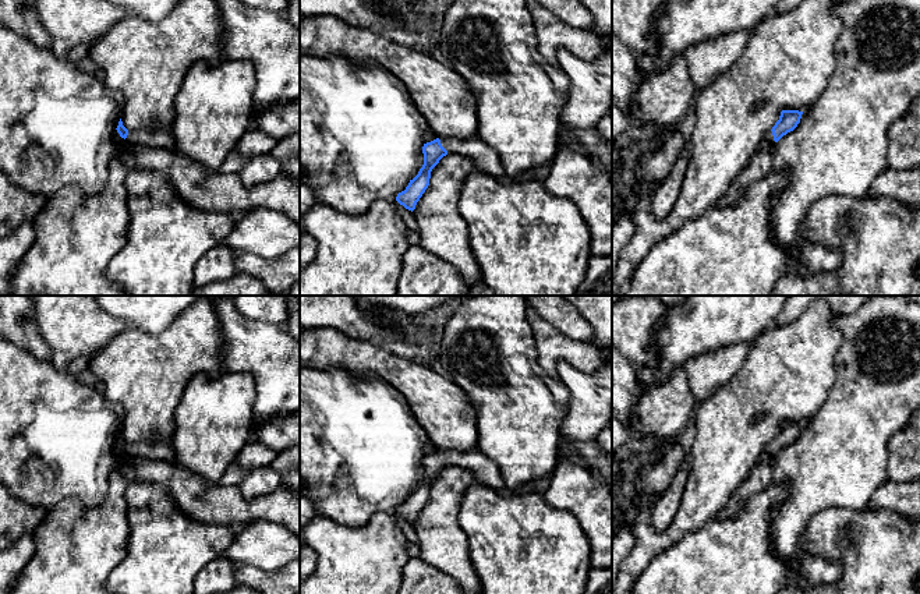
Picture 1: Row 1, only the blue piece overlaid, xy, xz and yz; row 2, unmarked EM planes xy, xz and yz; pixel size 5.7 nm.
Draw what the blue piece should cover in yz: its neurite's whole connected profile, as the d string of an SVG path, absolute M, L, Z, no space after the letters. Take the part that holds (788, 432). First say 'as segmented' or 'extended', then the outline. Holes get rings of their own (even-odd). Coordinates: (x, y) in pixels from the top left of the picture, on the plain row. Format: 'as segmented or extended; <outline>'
extended; M782 422L779 432L775 435L772 442L767 448L767 453L771 459L775 459L776 455L786 448L788 445L793 443L797 436L800 435L803 424L799 422Z

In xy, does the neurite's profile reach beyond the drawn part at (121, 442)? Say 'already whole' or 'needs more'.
needs more

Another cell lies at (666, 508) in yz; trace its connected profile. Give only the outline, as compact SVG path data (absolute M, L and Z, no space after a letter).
M682 467L673 475L673 480L668 487L668 489L662 494L662 496L655 503L655 508L651 512L650 524L658 533L664 533L672 526L684 492L687 475L689 475L689 470L686 467Z

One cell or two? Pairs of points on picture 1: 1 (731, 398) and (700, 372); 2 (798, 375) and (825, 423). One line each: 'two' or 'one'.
1: two
2: two

